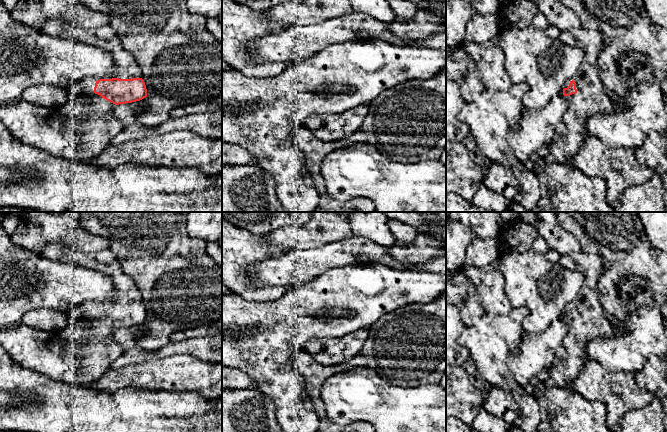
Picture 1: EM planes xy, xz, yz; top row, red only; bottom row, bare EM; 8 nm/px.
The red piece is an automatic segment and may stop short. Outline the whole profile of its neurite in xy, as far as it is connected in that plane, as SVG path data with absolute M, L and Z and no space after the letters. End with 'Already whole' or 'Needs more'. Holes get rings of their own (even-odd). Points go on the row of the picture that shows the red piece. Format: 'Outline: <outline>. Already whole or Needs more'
Outline: M50 19L43 24L40 32L97 46L112 54L117 65L117 71L110 76L86 77L72 84L67 90L66 103L59 108L64 116L65 126L73 130L78 139L64 155L78 163L90 164L91 160L111 144L112 139L124 128L114 117L113 108L119 104L132 103L147 97L142 71L135 58L121 46L116 27L112 24L85 29L61 19Z. Needs more

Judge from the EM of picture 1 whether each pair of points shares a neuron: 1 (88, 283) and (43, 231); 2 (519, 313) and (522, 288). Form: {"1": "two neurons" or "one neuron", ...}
{"1": "two neurons", "2": "two neurons"}

